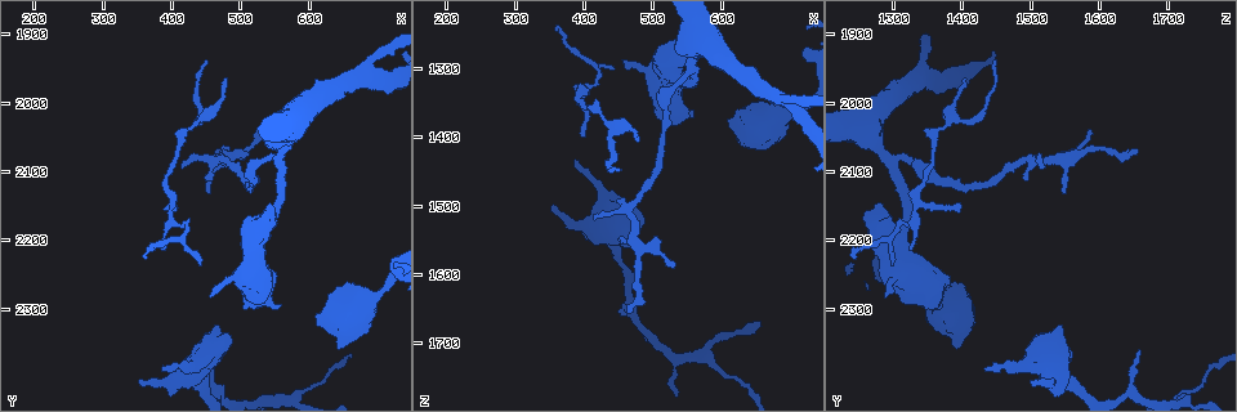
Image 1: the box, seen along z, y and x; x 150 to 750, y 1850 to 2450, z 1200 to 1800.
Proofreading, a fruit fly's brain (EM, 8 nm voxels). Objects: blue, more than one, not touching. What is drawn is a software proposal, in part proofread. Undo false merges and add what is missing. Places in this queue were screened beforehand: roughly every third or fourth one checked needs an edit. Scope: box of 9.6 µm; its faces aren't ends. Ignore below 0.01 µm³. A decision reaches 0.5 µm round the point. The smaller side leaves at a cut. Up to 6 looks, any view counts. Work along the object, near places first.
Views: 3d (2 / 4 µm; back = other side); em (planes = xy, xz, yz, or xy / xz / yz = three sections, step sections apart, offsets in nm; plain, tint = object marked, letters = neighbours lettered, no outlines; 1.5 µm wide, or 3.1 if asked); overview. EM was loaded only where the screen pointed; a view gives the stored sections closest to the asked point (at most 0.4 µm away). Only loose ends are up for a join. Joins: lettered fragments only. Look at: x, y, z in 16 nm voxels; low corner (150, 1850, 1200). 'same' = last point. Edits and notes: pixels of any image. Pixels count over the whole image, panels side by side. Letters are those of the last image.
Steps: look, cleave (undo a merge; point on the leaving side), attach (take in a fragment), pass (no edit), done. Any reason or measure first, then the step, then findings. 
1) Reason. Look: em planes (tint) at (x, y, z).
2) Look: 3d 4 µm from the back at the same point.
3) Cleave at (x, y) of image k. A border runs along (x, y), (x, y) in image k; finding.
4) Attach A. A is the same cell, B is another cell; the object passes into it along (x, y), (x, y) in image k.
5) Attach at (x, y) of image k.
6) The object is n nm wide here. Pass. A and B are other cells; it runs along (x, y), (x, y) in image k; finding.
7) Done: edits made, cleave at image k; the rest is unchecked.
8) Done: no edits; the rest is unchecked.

Free end. Look: em planes (letters) at (385, 2390, 1430).

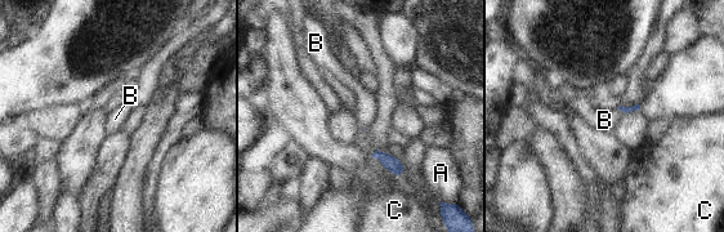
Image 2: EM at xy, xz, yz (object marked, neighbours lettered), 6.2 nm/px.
The longest contact is with B, 50 nm. Attach B. B is the same cell, A and C are other cells; the object passes into it along (628, 110), (621, 110), (604, 120) in image 2; the neuron continues.

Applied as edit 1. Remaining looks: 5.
Redraw. Look: overview.

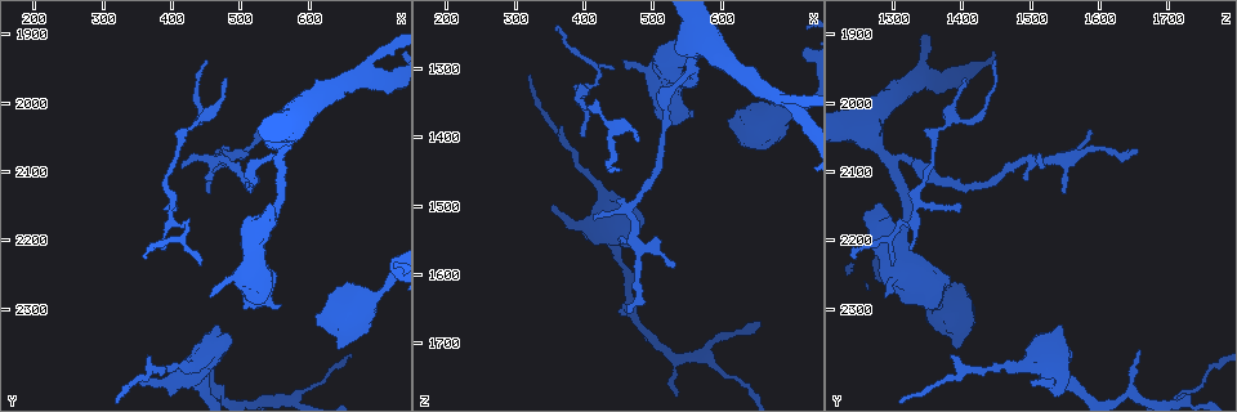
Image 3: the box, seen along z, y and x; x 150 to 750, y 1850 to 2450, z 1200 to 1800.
Sudden change in width. Look: 3d 4 µm at (595, 2415, 1740).

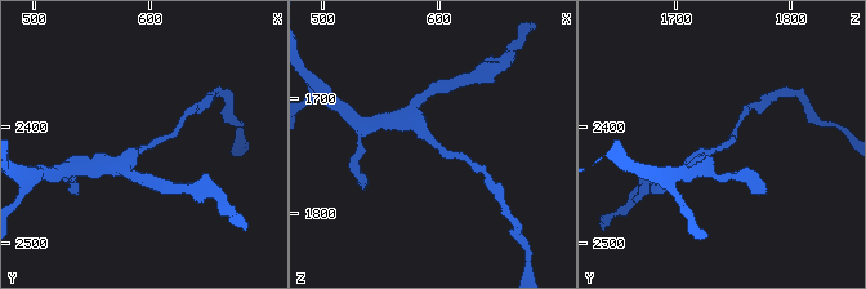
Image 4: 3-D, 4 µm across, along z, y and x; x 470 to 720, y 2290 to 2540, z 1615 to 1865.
Look: em planes (letters) at (598, 2420, 1742).

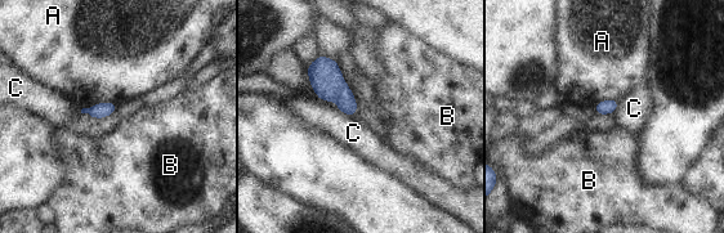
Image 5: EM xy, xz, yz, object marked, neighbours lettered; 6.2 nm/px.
Pass. A, B and C are other cells; a border runs along (336, 106), (340, 111), (352, 116) in image 5; one neuron here.

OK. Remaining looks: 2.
An open end. Look: em xy step 4 (letters) at (460, 2070, 1660).

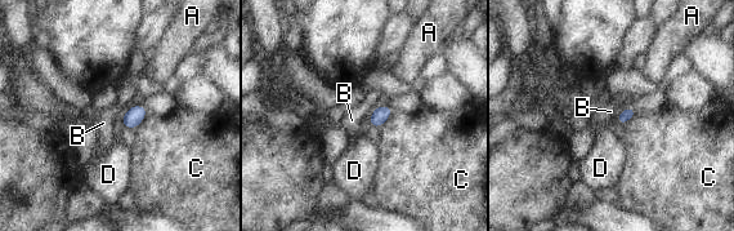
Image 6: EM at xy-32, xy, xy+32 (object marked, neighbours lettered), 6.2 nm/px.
Look: em planes (letters) at the same point.

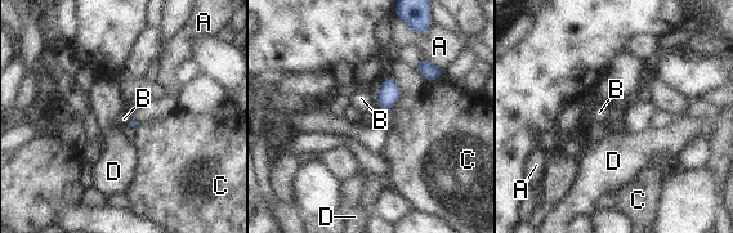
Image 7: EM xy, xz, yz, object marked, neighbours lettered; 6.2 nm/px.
Pass. A, B, C and D are other cells; a border runs along (376, 101), (379, 112) in image 7; none of them fits.

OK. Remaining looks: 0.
Done: edits made, attach at image 2; the rest is unchecked.

